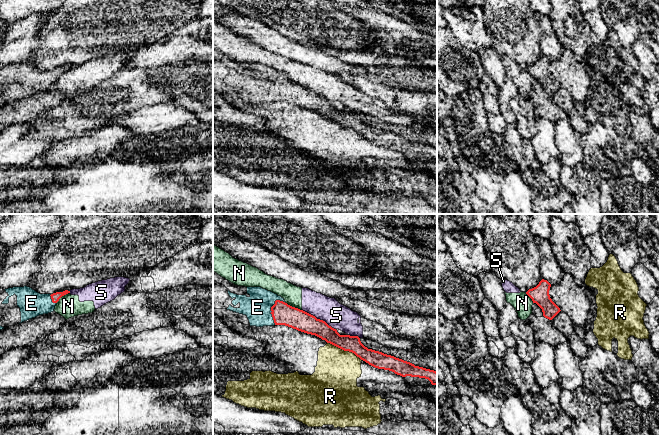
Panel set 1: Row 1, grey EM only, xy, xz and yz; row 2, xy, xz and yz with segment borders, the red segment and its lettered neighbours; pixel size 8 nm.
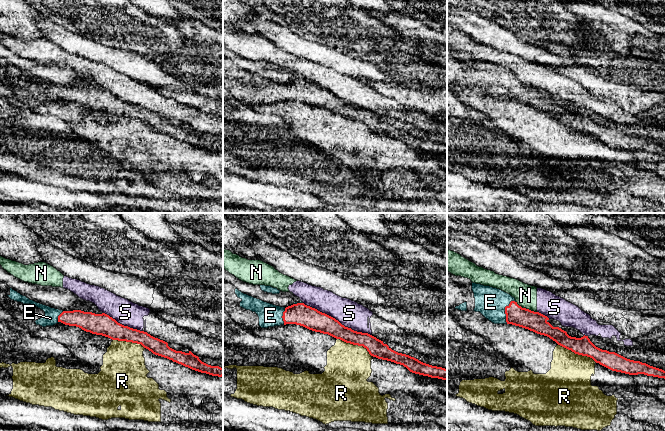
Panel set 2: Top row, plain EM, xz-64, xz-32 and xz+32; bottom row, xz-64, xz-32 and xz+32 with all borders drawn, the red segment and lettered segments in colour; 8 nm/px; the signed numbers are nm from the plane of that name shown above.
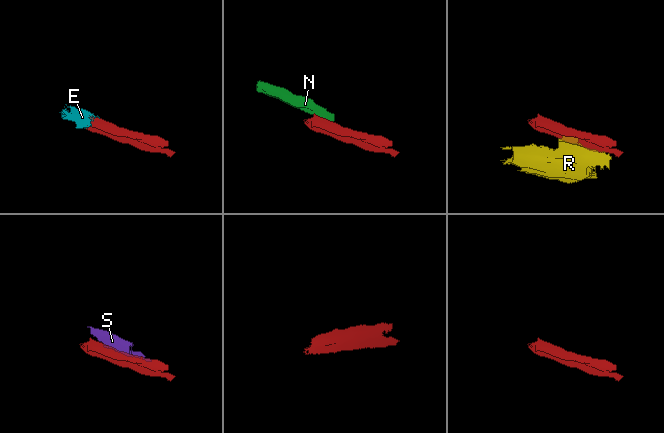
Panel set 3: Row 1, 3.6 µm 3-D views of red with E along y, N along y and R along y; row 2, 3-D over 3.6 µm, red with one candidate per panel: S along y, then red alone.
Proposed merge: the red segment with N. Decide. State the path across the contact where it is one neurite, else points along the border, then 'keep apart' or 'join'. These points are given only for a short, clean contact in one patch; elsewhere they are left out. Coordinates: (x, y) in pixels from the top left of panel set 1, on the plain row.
border along xz (286, 78), (301, 86); keep apart

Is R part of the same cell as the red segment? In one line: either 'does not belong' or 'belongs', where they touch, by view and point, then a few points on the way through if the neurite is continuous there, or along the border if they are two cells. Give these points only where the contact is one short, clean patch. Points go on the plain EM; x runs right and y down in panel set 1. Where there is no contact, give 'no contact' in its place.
does not belong | xz (344, 126) | along xz (327, 118), (353, 128), (361, 136)

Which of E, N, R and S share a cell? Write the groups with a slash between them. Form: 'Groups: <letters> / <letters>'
Groups: E / N S / R

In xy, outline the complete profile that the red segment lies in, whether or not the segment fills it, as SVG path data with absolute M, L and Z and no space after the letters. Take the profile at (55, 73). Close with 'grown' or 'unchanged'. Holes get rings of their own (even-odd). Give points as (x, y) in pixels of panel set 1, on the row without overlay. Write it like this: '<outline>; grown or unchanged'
M30 63L0 64L0 106L54 87L59 75L70 66L40 70Z; grown

